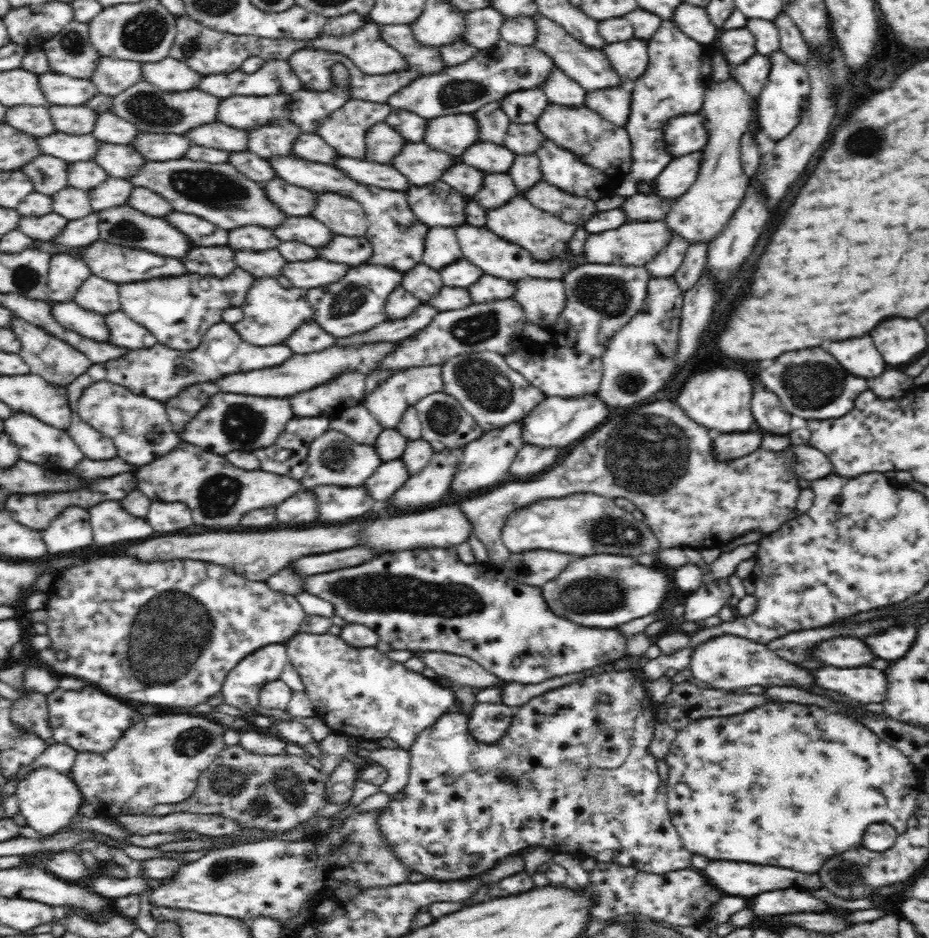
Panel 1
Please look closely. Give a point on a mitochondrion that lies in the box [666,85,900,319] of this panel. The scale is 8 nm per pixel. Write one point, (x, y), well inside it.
(867, 141)

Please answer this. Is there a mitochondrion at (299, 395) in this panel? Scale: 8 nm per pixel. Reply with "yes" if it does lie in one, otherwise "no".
no

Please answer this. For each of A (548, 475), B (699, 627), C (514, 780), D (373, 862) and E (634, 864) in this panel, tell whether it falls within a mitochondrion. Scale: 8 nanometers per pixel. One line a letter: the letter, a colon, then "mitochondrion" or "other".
A: other
B: other
C: mitochondrion
D: mitochondrion
E: other

